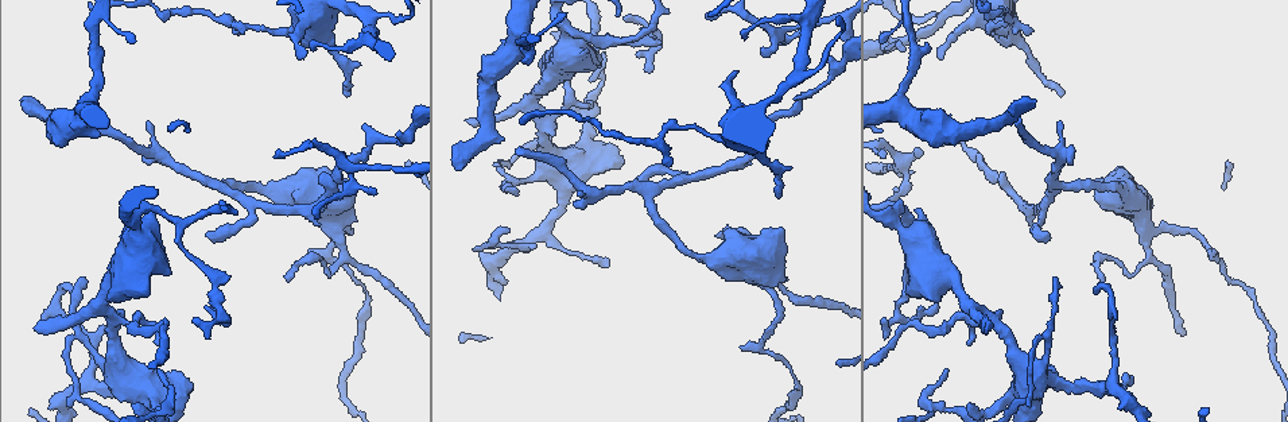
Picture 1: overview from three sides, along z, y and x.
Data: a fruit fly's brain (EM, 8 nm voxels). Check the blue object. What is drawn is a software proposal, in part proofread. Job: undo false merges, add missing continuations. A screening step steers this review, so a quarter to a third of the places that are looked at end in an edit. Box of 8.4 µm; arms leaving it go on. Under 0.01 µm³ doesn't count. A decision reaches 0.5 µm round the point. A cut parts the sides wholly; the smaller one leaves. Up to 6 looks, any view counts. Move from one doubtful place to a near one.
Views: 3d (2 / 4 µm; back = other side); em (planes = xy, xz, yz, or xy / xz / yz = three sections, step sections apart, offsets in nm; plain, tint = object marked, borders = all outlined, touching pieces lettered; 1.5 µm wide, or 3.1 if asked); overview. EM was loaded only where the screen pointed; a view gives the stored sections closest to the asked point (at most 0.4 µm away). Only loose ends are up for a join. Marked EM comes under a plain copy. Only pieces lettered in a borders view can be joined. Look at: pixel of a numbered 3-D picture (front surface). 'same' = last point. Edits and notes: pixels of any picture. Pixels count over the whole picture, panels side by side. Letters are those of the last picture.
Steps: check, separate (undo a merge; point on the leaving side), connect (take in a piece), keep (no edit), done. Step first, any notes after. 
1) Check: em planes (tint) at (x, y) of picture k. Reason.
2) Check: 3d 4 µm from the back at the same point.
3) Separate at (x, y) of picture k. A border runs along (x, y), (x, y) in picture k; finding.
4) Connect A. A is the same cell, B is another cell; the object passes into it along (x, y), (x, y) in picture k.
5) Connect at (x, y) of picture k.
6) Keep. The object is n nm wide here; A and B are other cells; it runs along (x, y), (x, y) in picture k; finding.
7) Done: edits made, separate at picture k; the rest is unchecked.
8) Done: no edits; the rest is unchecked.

Check: 3d 2 µm at (289, 279) of picture 1. Free end.

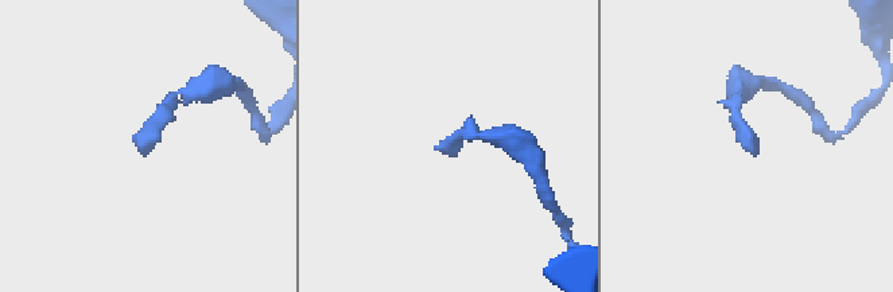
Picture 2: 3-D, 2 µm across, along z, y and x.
Check: em planes (borders) at (444, 142) of picture 2.

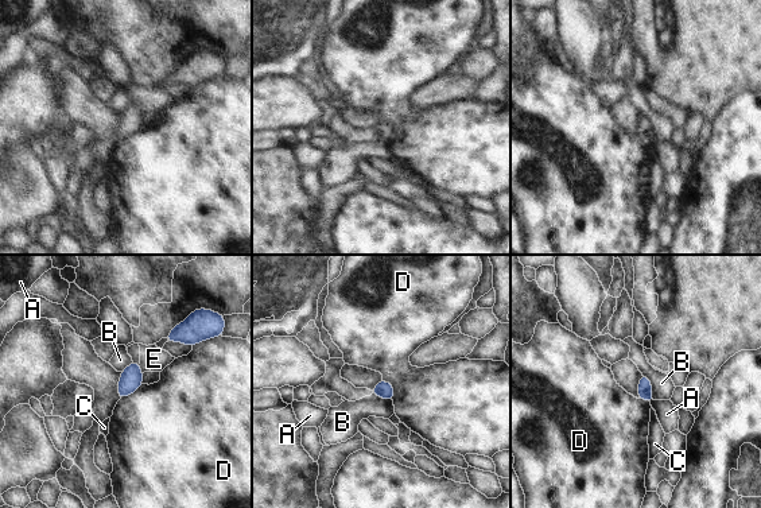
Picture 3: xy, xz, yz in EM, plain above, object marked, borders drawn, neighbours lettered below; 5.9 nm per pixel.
Keep. A, B, C, D and E are other cells; a border runs along (383, 379), (392, 386), (393, 400) in picture 3; none of them fits.

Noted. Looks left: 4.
Check: 3d 4 µm at (1050, 233) of picture 1. Tapers out.

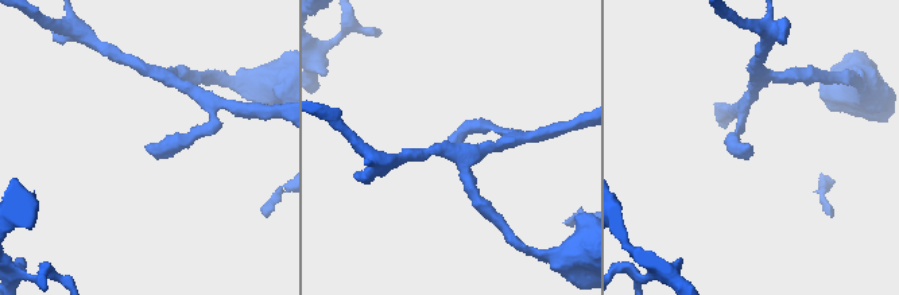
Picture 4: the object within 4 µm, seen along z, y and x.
Check: em planes (borders) at (452, 140) of picture 4. Shape alone is not enough.

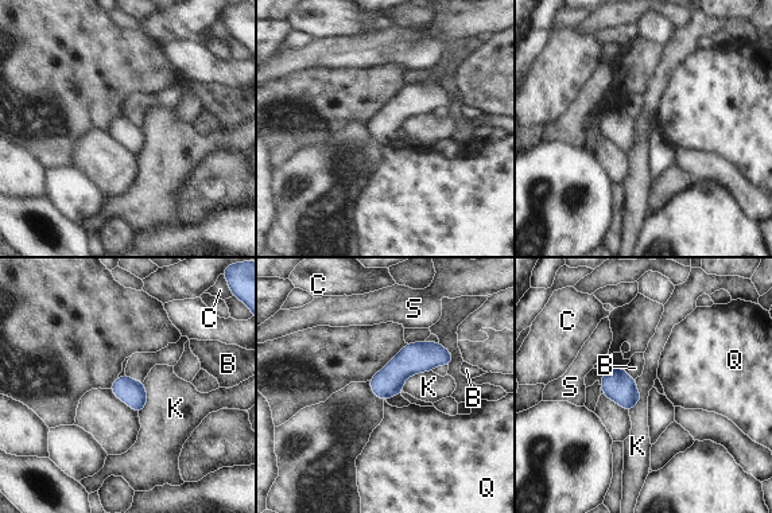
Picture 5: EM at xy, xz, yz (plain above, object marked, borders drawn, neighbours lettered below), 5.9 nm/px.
Keep. The longest contact is with K, 220 nm; B, C, K, Q and S are other cells; a border runs along (125, 373), (143, 381) in picture 5; no lettered piece goes on from it.

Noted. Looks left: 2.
Check: 3d 2 µm at (516, 150) of picture 1. Branch stops here.

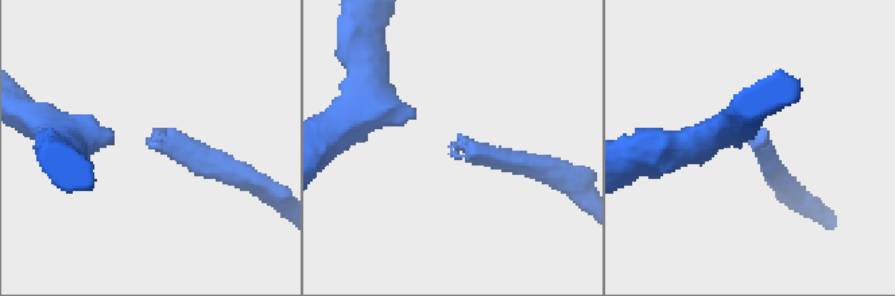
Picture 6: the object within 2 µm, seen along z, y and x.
Check: em planes (borders) at (453, 142) of picture 6.

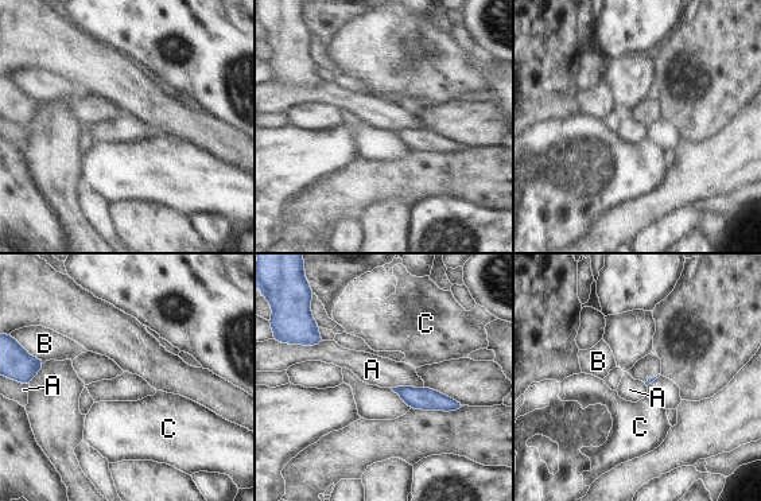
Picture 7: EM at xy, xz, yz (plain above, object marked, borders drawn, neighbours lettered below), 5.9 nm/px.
Keep. The longest contact is with A, 200 nm; A, B and C are other cells; a border runs along (423, 385), (391, 388) in picture 7; no lettered piece goes on from it.

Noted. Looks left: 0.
Done: no edits; the rest is unchecked.

